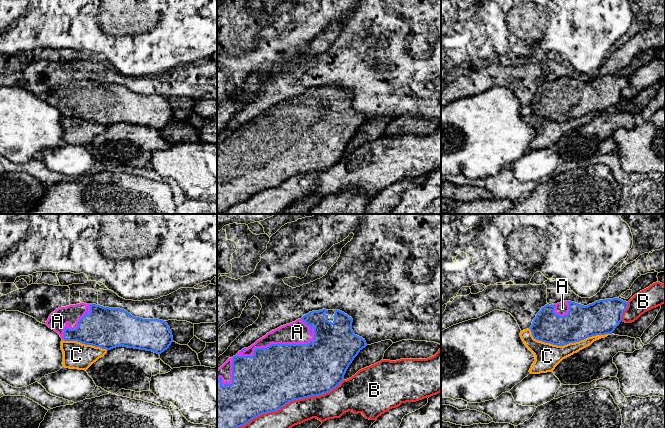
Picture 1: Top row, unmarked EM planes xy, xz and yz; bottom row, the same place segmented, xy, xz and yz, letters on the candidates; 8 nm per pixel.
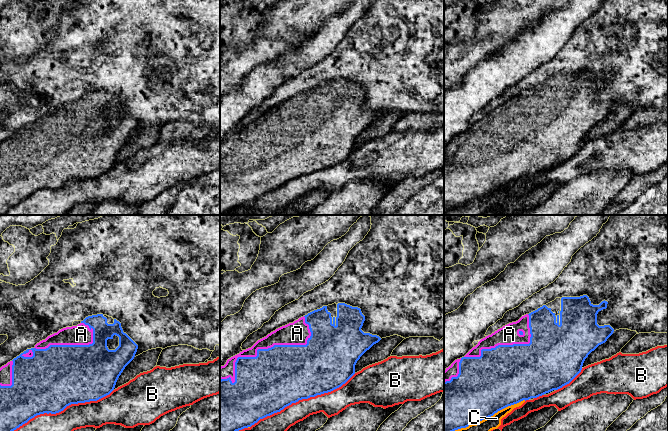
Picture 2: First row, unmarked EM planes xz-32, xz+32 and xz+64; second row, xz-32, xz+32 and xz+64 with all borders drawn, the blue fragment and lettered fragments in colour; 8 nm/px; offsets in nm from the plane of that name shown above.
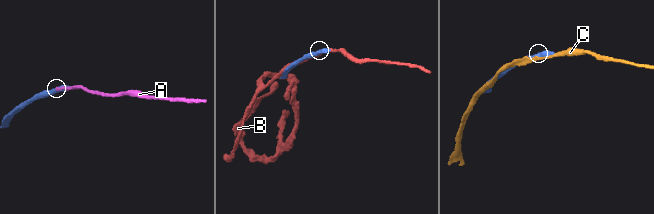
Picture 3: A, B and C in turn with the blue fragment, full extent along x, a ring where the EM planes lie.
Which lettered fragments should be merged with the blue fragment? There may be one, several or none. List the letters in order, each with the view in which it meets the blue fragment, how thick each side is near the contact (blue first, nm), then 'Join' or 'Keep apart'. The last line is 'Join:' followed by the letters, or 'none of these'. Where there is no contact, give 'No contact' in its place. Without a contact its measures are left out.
A: Touches blue in xz. Thickness 480 nm (blue) against 180 nm. Join
B: Touches blue in xz. Thickness 480 nm (blue) against 190 nm. Keep apart
C: Touches blue in yz. Thickness 260 nm (blue) against 200 nm. Keep apart
Join: A

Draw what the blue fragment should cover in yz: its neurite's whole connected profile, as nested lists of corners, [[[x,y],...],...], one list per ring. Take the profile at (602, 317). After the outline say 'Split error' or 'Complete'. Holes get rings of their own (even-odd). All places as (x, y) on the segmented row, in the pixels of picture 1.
[[[619,298],[599,300],[587,306],[571,301],[547,304],[529,329],[538,341],[564,346],[588,337],[612,334],[627,307],[628,302]]]. Split error

